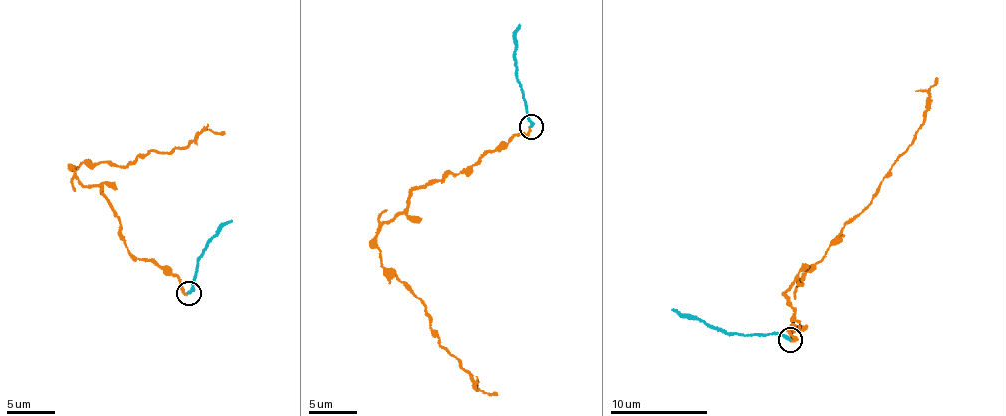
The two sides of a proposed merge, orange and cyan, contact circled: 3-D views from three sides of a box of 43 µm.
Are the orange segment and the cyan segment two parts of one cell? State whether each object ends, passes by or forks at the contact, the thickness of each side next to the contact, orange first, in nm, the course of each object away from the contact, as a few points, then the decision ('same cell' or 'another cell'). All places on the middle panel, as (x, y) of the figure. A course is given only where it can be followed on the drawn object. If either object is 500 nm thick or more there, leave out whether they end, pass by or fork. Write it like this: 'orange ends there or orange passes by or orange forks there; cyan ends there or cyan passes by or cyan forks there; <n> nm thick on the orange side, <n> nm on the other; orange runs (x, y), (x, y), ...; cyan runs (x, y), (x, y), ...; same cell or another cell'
orange ends there; cyan ends there; 190 nm thick on the orange side, 240 nm on the other; orange runs (529, 125), (468, 171), (416, 189), (375, 240), (384, 268), (421, 299), (440, 343), (480, 390), (496, 394); cyan runs (532, 126), (515, 73), (515, 28), (519, 24); another cell

